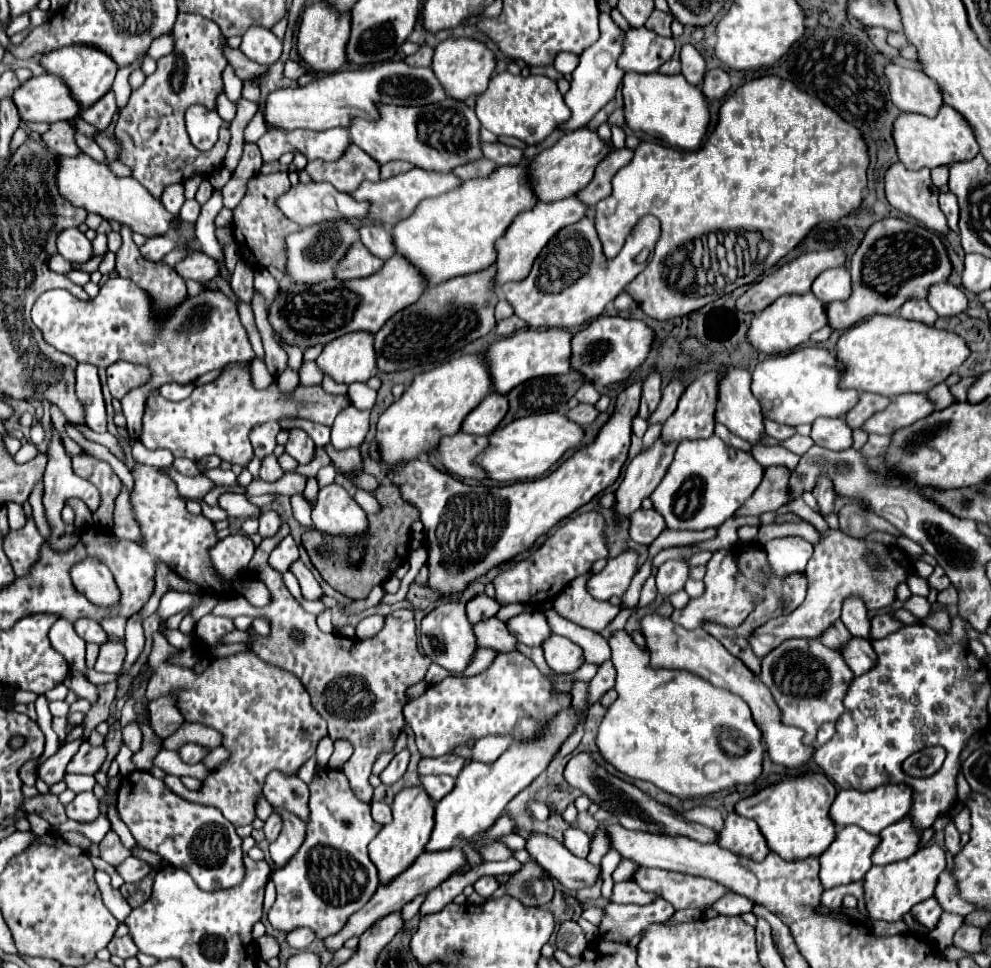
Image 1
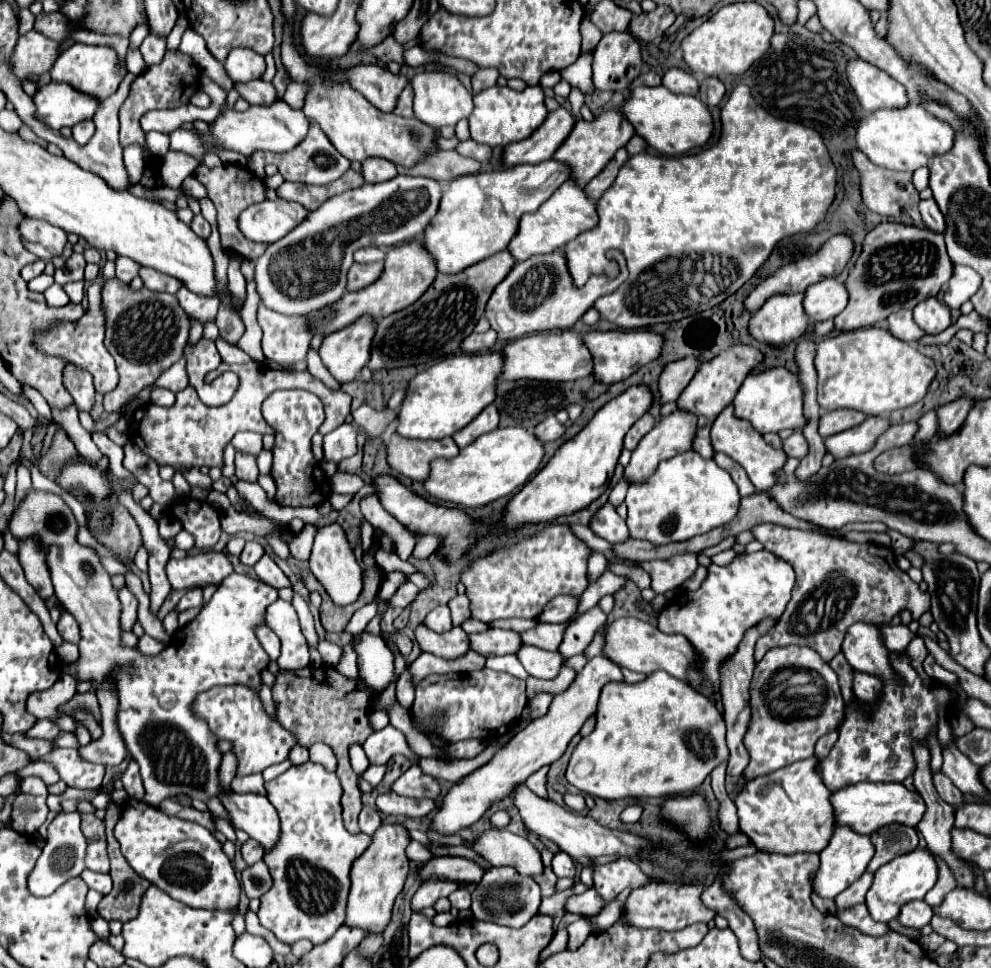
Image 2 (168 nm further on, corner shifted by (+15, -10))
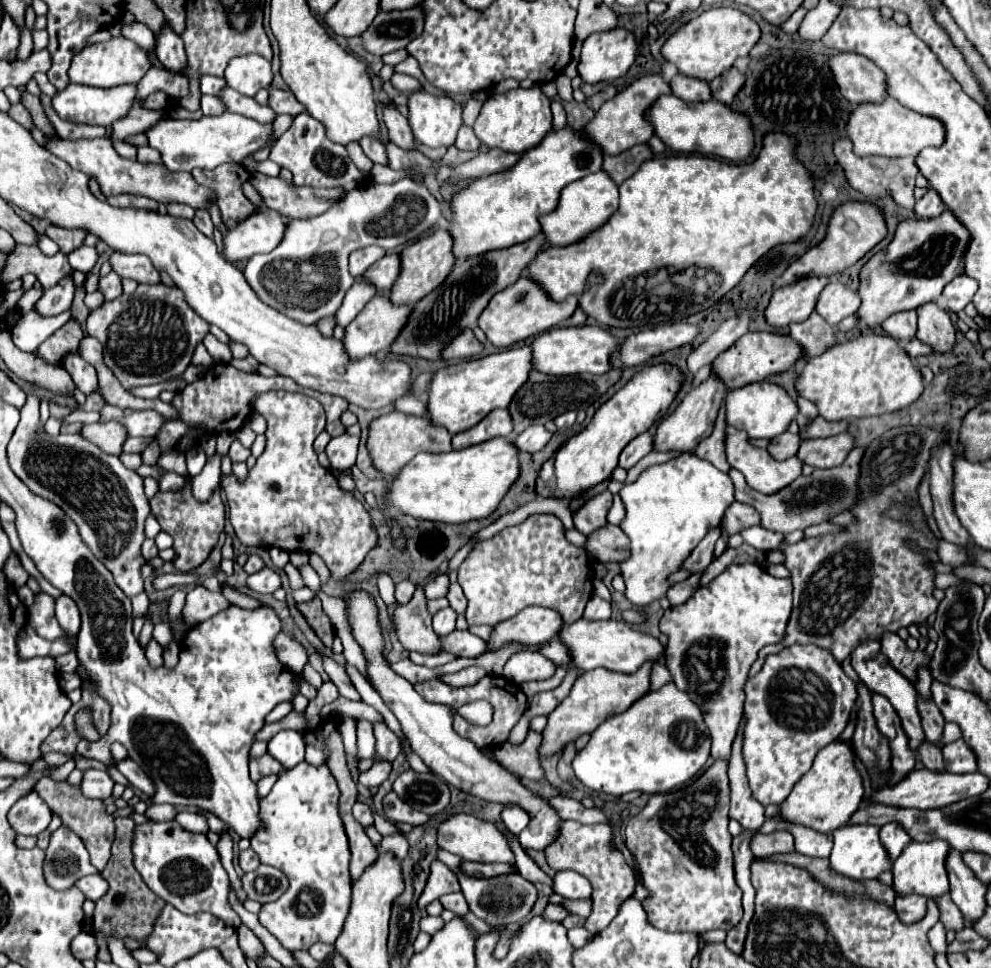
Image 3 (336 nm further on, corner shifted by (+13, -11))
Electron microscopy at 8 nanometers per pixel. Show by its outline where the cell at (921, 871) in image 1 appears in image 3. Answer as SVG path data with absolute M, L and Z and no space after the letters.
M912 841L892 865L894 893L898 897L906 897L906 895L940 897L940 895L948 893L948 873L944 869L944 859L946 859L948 851L950 851L950 845L946 845L944 841L928 841L928 843Z

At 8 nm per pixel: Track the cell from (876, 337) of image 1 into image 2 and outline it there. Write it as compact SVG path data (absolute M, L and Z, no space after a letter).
M858 328L840 332L818 342L818 404L824 410L850 408L866 416L882 416L892 410L912 406L926 396L926 390L936 376L936 366L908 342L896 340L884 328Z

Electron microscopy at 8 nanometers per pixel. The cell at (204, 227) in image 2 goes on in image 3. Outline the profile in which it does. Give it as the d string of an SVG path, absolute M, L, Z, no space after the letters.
M198 209L195 212L194 225L204 233L204 235L208 235L208 237L212 237L212 233L214 233L214 225L212 225L212 220L210 213L206 211L206 209Z

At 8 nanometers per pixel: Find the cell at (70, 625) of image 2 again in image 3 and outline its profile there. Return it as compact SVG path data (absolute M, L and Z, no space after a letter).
M66 595L58 597L58 601L56 601L56 619L66 633L70 633L70 635L78 633L80 613L78 613L78 607L74 605L74 601L70 601L70 597L66 597Z

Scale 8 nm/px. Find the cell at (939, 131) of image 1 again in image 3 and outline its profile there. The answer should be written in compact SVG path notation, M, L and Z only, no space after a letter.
M888 97L884 103L866 103L850 113L846 125L848 139L854 143L854 153L858 155L880 155L880 157L918 157L924 147L938 147L946 139L946 129L942 121L926 117L906 109L896 99Z

